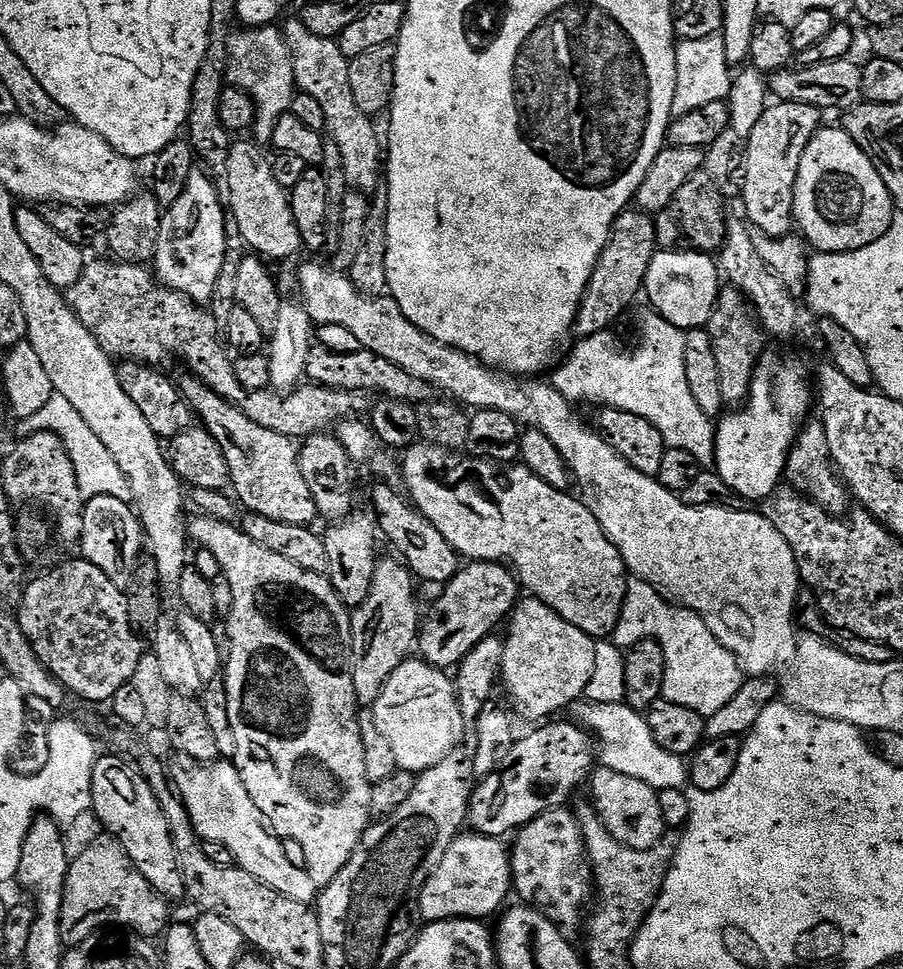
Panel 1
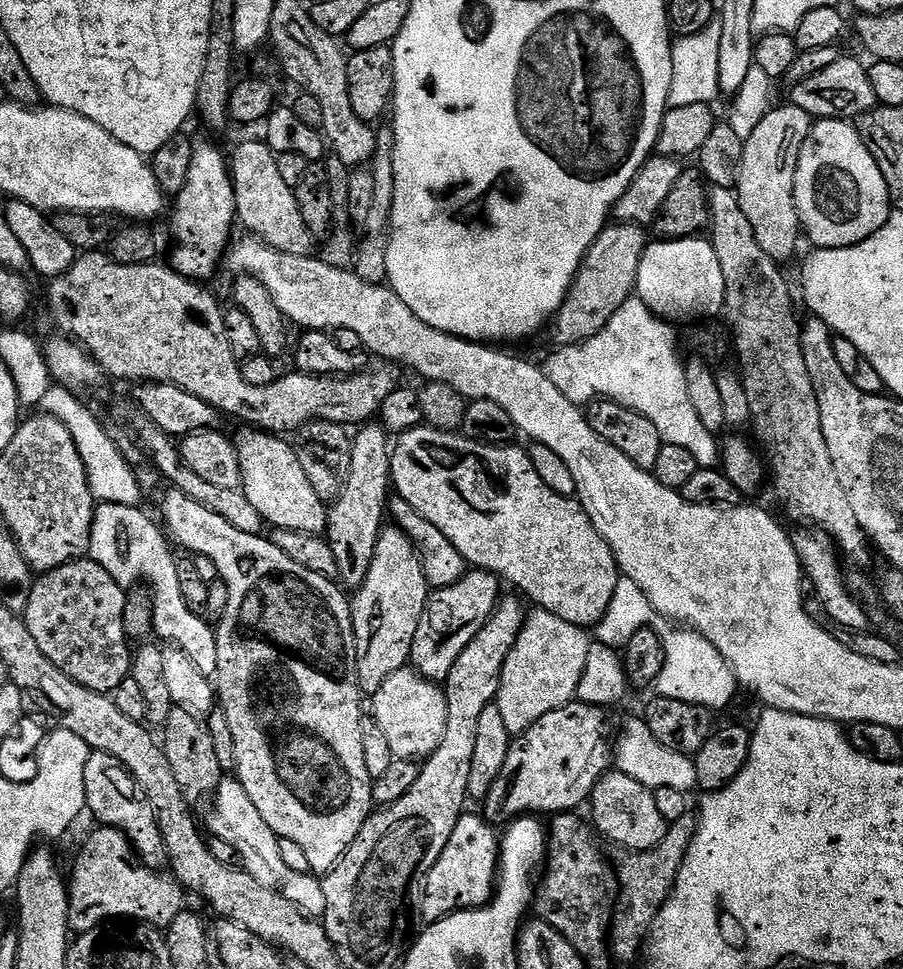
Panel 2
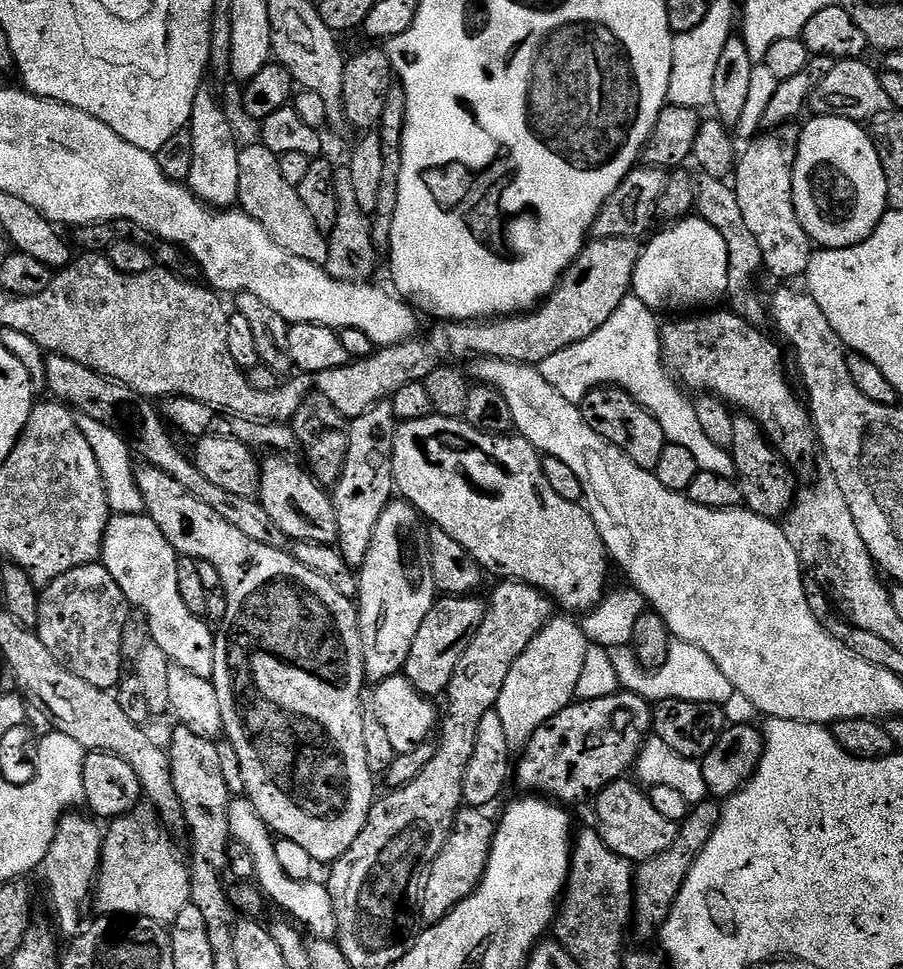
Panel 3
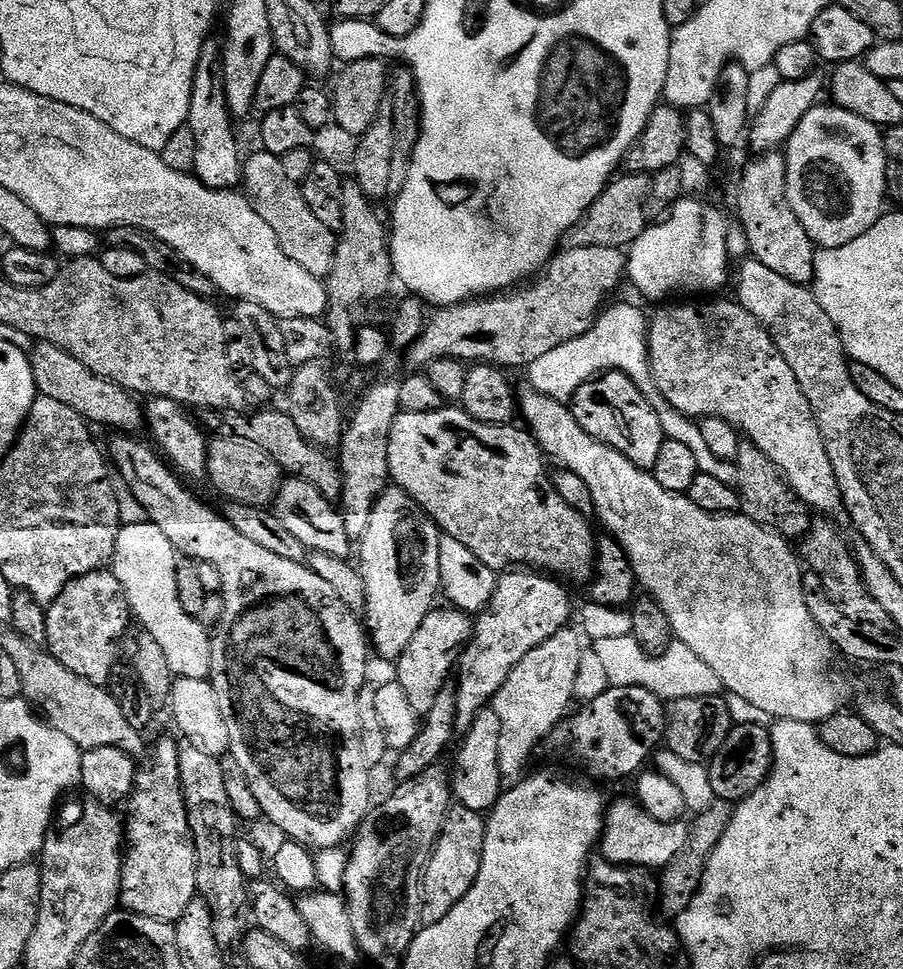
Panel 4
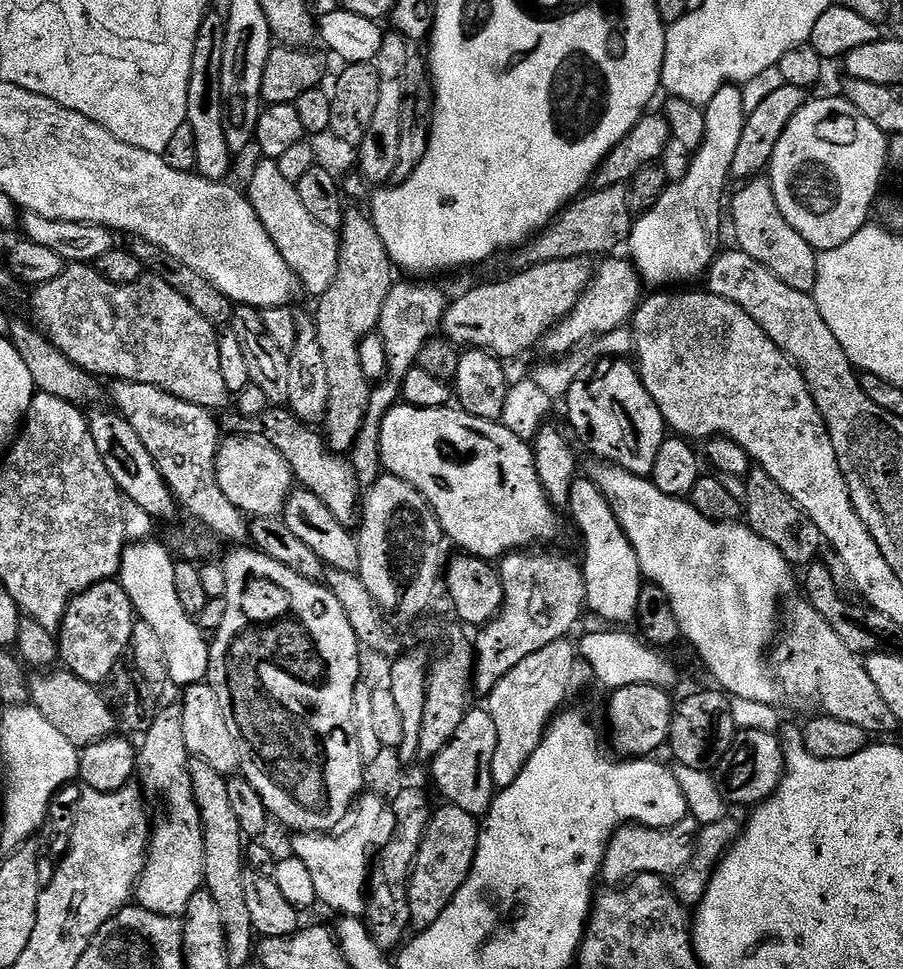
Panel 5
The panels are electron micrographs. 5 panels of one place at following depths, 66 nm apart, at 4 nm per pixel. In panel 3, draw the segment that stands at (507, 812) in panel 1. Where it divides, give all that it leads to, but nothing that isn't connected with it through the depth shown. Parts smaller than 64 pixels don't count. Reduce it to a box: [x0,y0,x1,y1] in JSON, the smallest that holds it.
[514,690,652,806]

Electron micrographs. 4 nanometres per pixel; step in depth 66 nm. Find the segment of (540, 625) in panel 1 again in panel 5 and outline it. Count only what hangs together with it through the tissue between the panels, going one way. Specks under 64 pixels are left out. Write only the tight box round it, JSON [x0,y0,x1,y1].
[486,639,577,789]

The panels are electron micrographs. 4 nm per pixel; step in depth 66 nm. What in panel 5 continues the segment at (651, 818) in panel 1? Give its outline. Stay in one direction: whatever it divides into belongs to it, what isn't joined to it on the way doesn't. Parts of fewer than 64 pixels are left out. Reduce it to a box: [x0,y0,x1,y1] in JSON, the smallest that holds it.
[602,814,701,886]

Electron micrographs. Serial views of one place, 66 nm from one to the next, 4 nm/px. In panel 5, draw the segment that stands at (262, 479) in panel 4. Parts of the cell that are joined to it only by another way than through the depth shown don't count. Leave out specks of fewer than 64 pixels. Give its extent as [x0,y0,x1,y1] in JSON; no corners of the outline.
[216,435,294,517]

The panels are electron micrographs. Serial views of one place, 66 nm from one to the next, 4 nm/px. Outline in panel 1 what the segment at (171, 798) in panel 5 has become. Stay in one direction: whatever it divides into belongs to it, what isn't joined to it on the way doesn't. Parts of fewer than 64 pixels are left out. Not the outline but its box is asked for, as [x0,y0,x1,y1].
[60,834,170,946]

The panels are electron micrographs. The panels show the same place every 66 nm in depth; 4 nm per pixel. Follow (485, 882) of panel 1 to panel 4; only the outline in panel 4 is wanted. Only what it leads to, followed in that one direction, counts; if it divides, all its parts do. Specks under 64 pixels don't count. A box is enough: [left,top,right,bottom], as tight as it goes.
[420,803,487,925]

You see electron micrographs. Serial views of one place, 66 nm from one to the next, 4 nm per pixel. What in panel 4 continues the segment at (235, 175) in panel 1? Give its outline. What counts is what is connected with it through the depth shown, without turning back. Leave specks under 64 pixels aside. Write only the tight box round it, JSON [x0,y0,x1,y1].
[242,150,337,278]

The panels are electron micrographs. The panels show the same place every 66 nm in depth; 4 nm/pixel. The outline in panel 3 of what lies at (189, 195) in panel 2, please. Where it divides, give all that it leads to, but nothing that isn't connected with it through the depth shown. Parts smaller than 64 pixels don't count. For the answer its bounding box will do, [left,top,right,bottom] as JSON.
[186,90,241,210]

